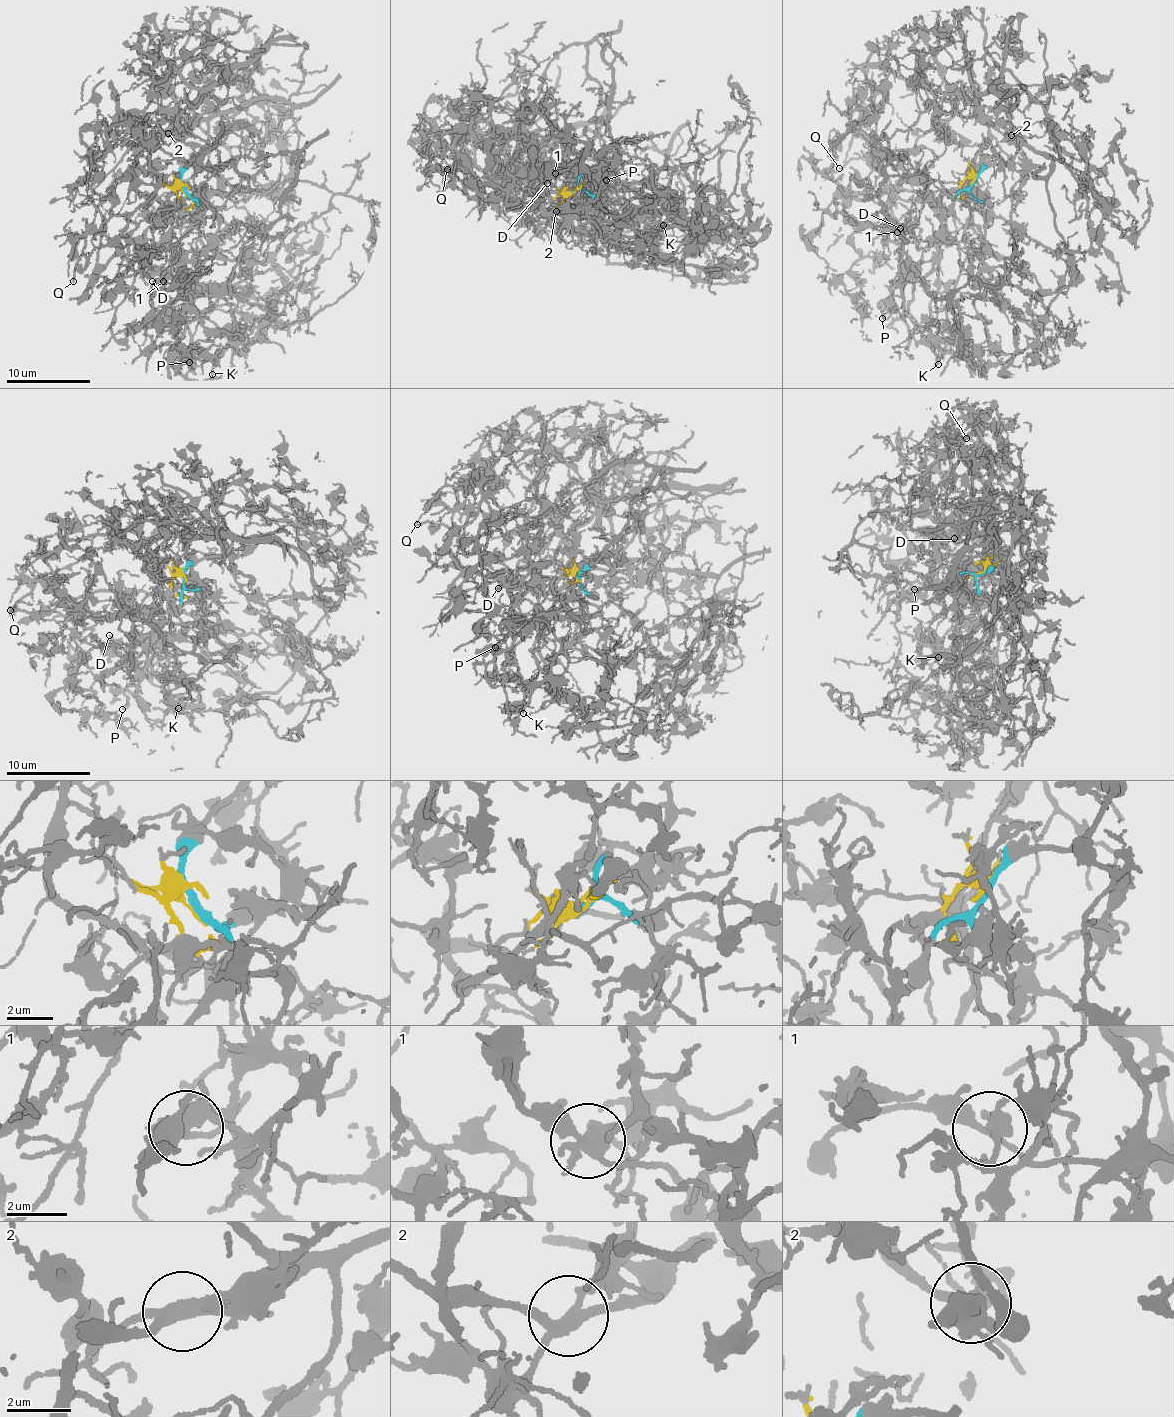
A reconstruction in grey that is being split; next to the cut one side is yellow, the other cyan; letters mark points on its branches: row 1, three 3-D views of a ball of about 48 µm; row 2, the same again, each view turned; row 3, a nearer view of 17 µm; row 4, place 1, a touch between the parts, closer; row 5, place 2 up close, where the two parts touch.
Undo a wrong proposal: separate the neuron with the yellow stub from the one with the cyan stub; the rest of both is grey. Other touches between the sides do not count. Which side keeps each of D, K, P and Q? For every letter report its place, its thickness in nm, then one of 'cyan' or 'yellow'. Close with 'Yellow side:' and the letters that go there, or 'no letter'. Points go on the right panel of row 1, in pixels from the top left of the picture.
D: at (900, 228); 160 nm thick; yellow
K: at (938, 364); 140 nm thick; yellow
P: at (882, 318); 140 nm thick; yellow
Q: at (839, 168); 170 nm thick; cyan
Yellow side: D, K, P

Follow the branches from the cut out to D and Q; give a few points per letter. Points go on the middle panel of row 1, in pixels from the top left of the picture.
D: (574, 192), (564, 189), (598, 135), (586, 60), (601, 36), (616, 151), (598, 179), (571, 166), (547, 183)
Q: (574, 192), (592, 194), (549, 213), (523, 198), (528, 182), (519, 175), (502, 176), (481, 210), (447, 169)

